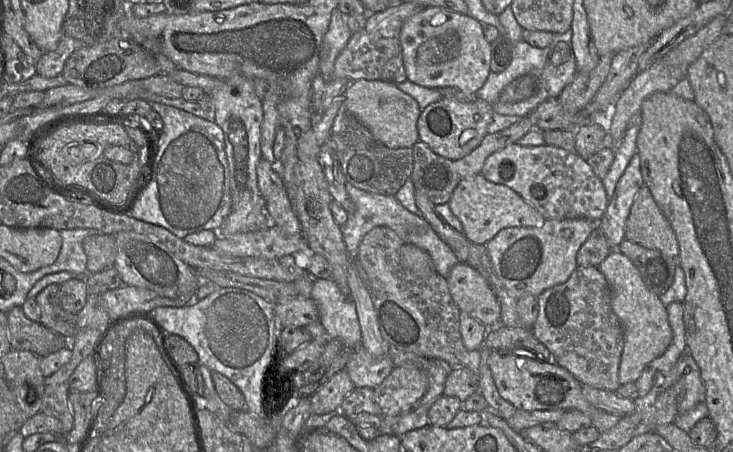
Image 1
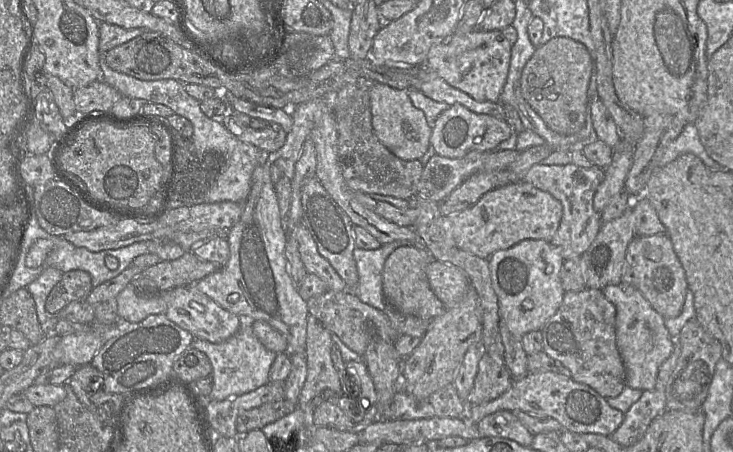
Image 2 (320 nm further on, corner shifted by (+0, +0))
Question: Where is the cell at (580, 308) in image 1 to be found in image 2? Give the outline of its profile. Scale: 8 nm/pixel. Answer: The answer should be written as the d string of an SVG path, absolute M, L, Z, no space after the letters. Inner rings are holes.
M602 290L566 291L561 306L542 328L543 350L571 371L573 380L593 388L603 398L620 395L626 371L616 344L616 308Z

